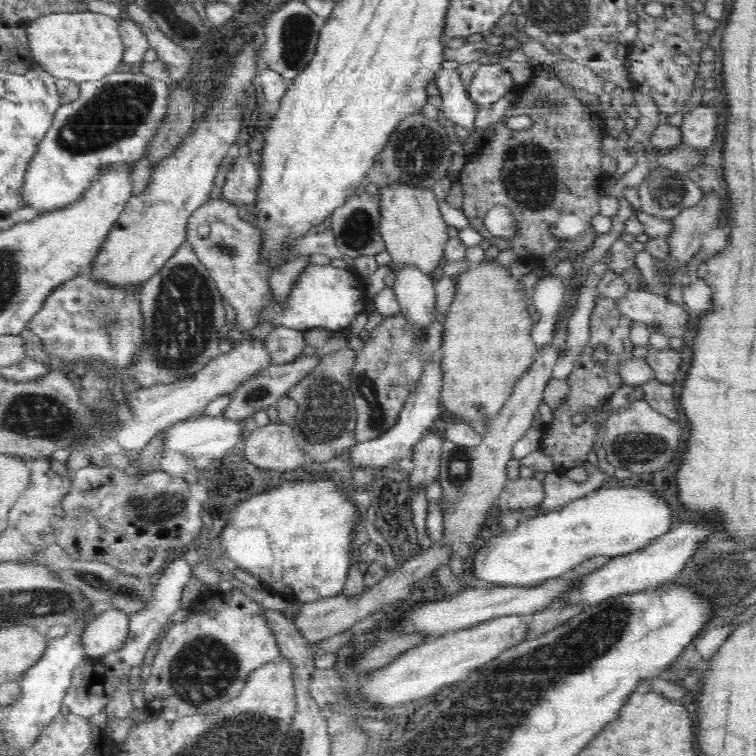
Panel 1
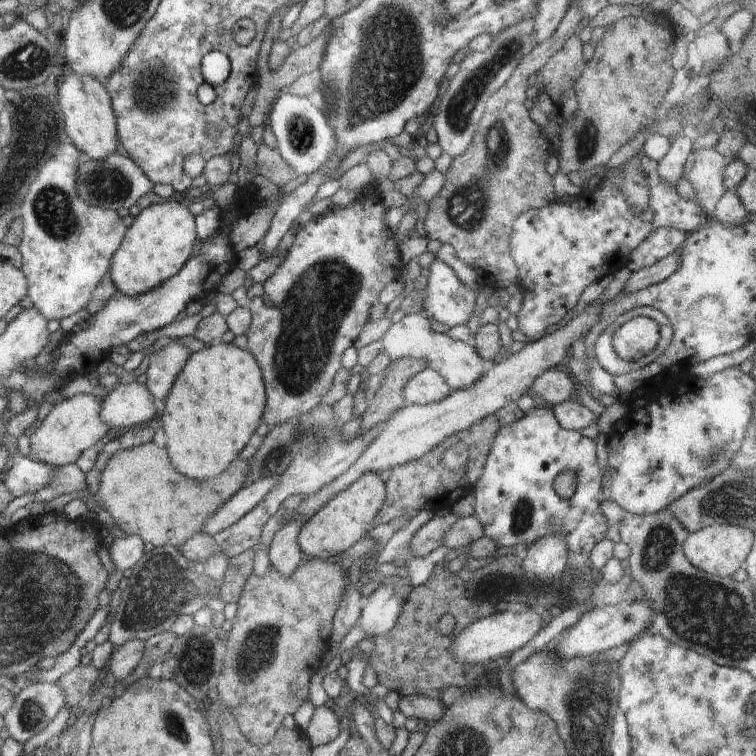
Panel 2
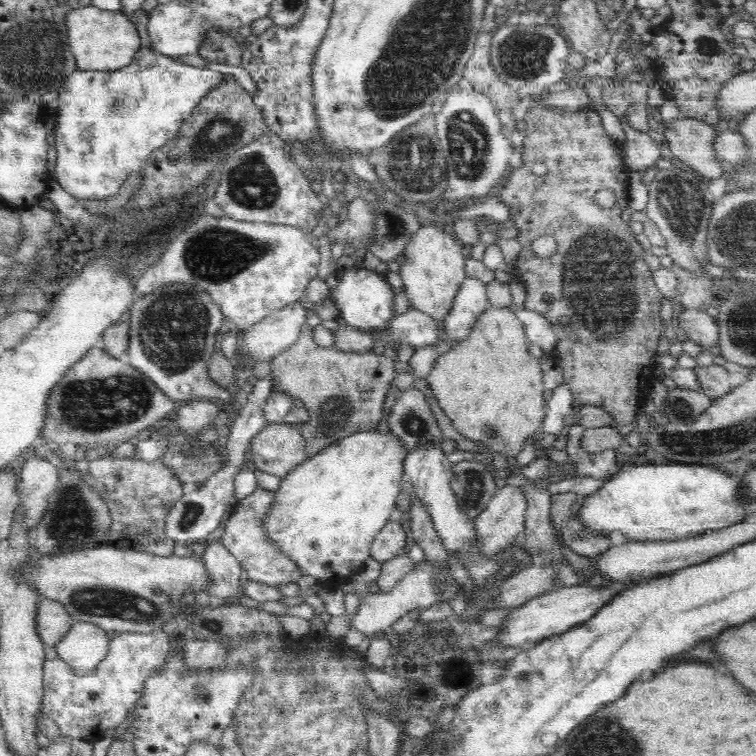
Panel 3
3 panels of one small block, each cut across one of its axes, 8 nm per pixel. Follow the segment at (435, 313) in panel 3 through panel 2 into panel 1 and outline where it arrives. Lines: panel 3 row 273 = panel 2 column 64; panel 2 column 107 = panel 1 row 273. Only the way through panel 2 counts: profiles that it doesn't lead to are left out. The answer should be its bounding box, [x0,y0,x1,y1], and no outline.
[377,182,449,276]

